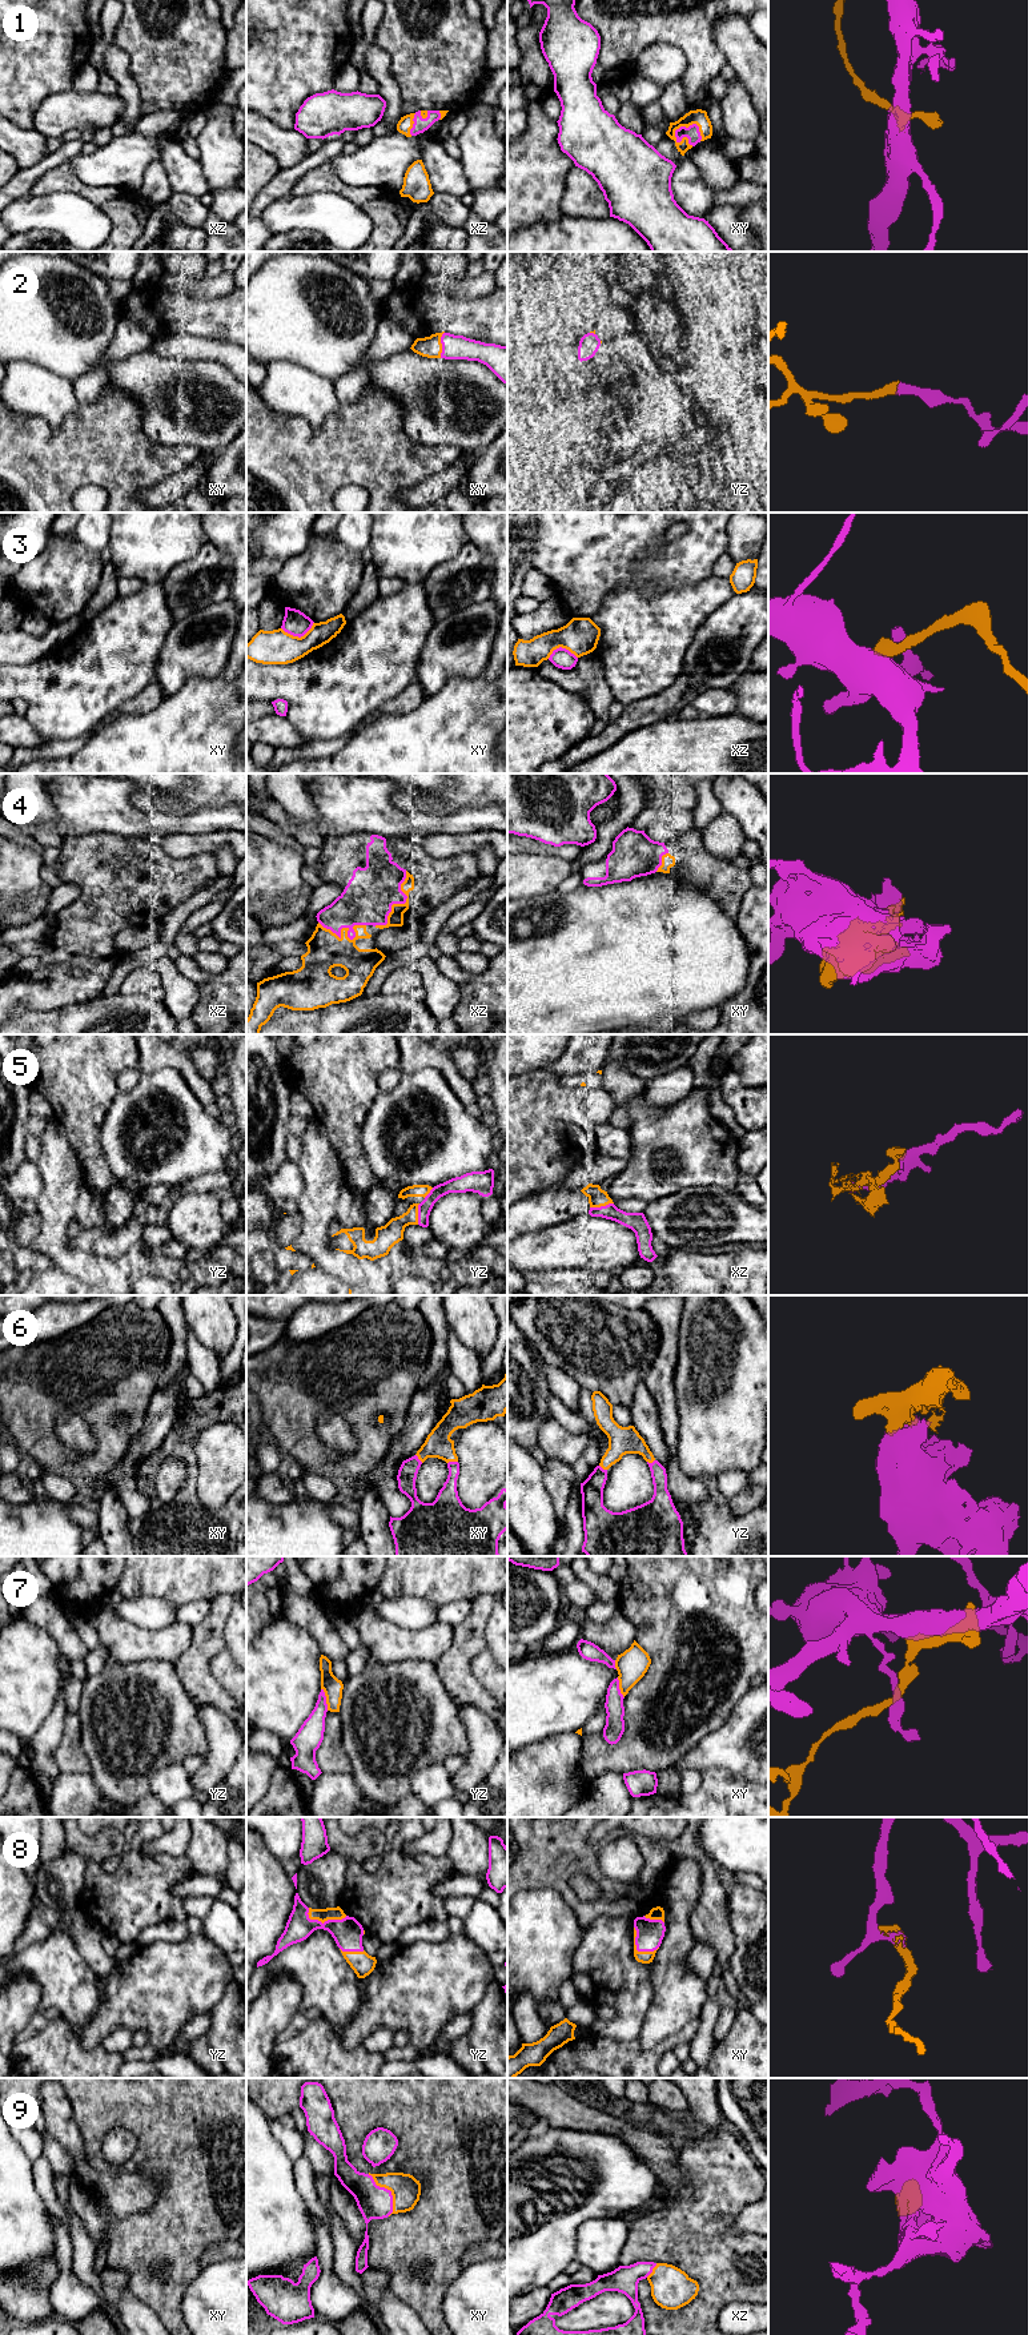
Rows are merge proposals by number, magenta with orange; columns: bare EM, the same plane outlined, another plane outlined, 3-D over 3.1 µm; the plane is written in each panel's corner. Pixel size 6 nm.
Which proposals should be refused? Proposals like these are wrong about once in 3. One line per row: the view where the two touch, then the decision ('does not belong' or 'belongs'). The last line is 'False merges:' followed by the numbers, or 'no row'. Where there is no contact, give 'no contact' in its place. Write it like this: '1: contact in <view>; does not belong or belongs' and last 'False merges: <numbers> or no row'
1: contact in xy; belongs
2: contact in xy; belongs
3: contact in xy; does not belong
4: contact in xz; belongs
5: contact in xz; belongs
6: contact in xy; belongs
7: contact in yz; does not belong
8: contact in yz; belongs
9: contact in xy; belongs
False merges: 3, 7

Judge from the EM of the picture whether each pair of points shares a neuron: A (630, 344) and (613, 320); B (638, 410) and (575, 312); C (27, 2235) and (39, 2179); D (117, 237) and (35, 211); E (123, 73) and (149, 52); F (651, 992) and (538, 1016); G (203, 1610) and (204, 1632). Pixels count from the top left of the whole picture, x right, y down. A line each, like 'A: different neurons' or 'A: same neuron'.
A: different neurons
B: different neurons
C: different neurons
D: different neurons
E: different neurons
F: same neuron
G: different neurons

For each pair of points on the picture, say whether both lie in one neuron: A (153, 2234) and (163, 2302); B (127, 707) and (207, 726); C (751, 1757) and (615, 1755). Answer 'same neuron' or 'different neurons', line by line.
A: same neuron
B: different neurons
C: different neurons

